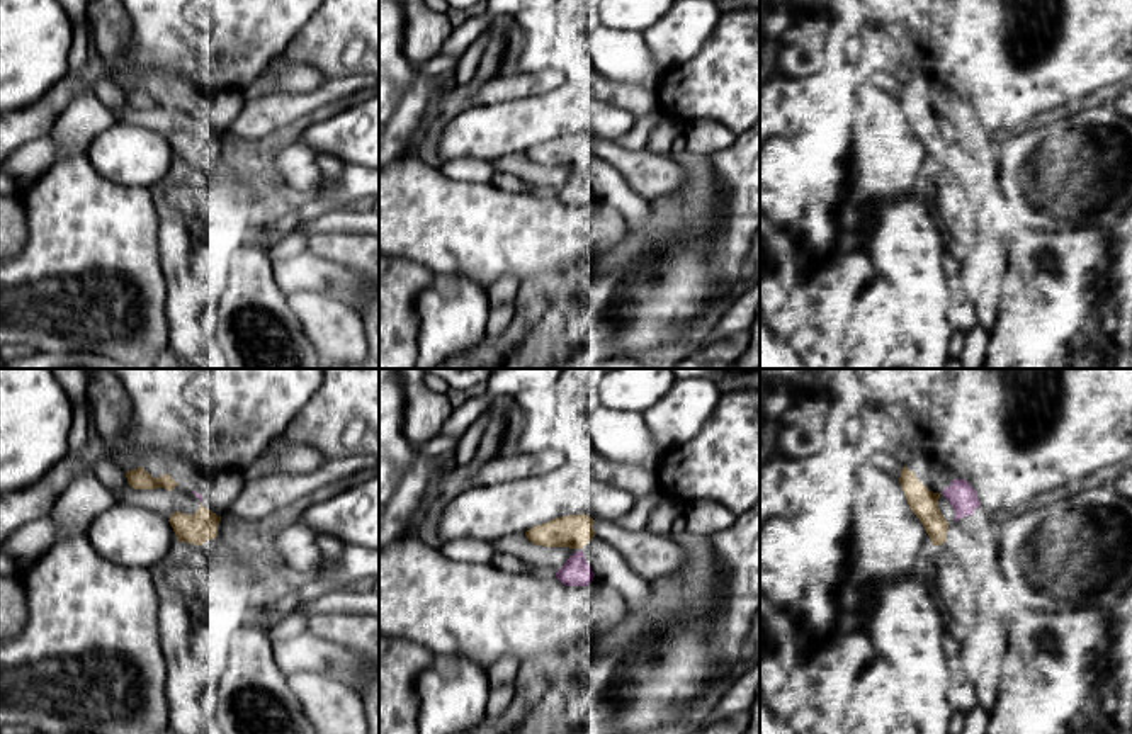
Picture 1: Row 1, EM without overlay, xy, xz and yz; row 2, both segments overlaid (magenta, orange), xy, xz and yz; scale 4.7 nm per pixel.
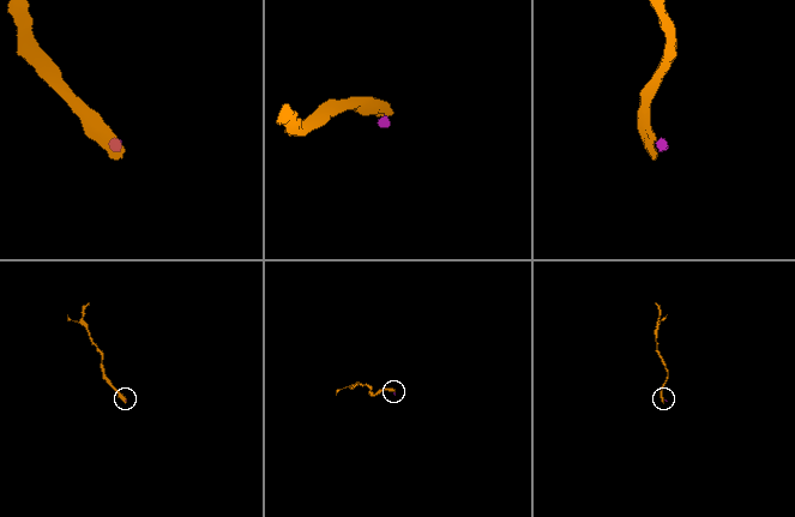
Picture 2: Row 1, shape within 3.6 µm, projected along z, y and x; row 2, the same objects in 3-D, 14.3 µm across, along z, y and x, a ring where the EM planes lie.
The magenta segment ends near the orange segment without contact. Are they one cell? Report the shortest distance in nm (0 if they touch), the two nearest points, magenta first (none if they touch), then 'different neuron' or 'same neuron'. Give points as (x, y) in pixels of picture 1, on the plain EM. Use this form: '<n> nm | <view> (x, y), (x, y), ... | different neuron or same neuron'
0 nm | different neuron

